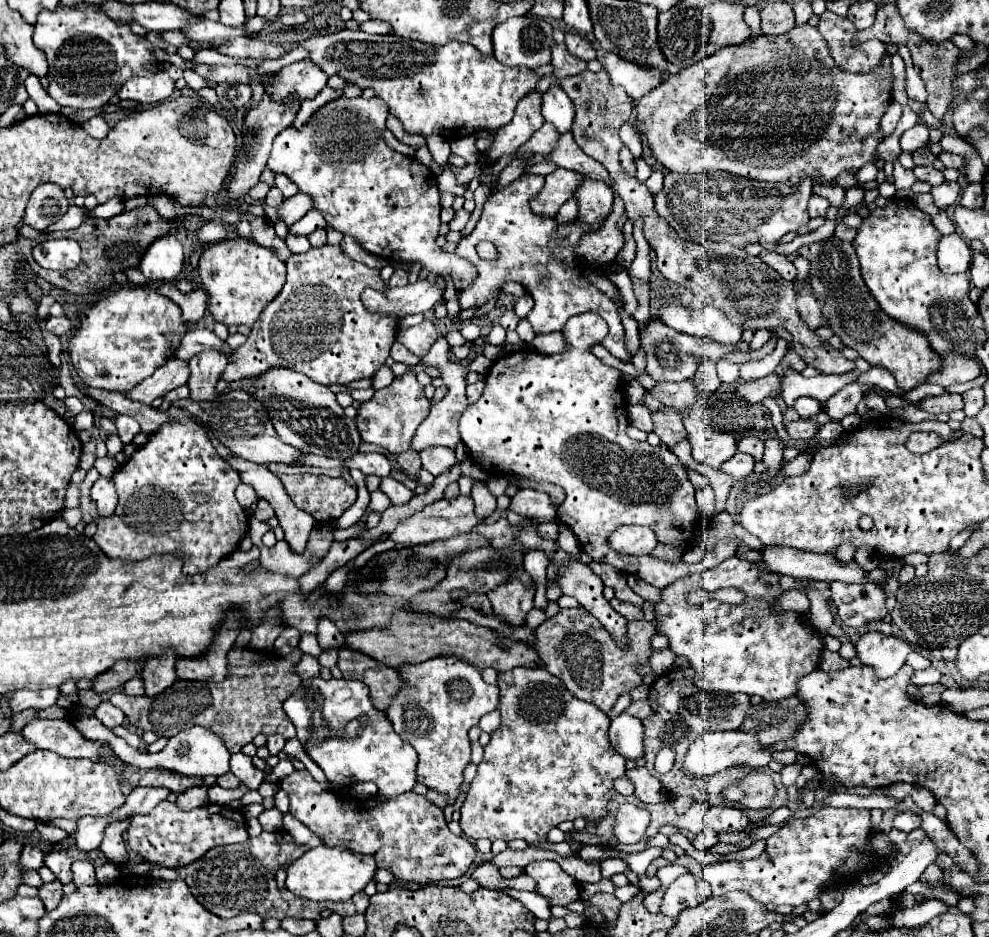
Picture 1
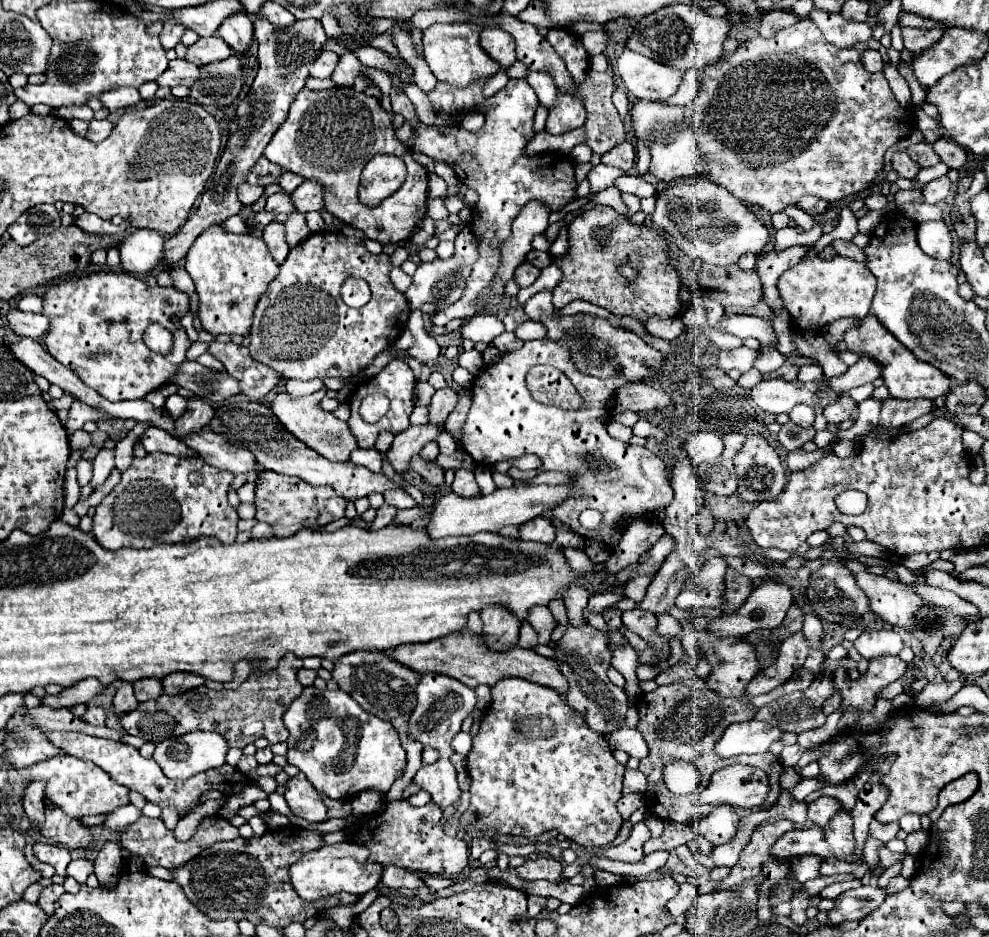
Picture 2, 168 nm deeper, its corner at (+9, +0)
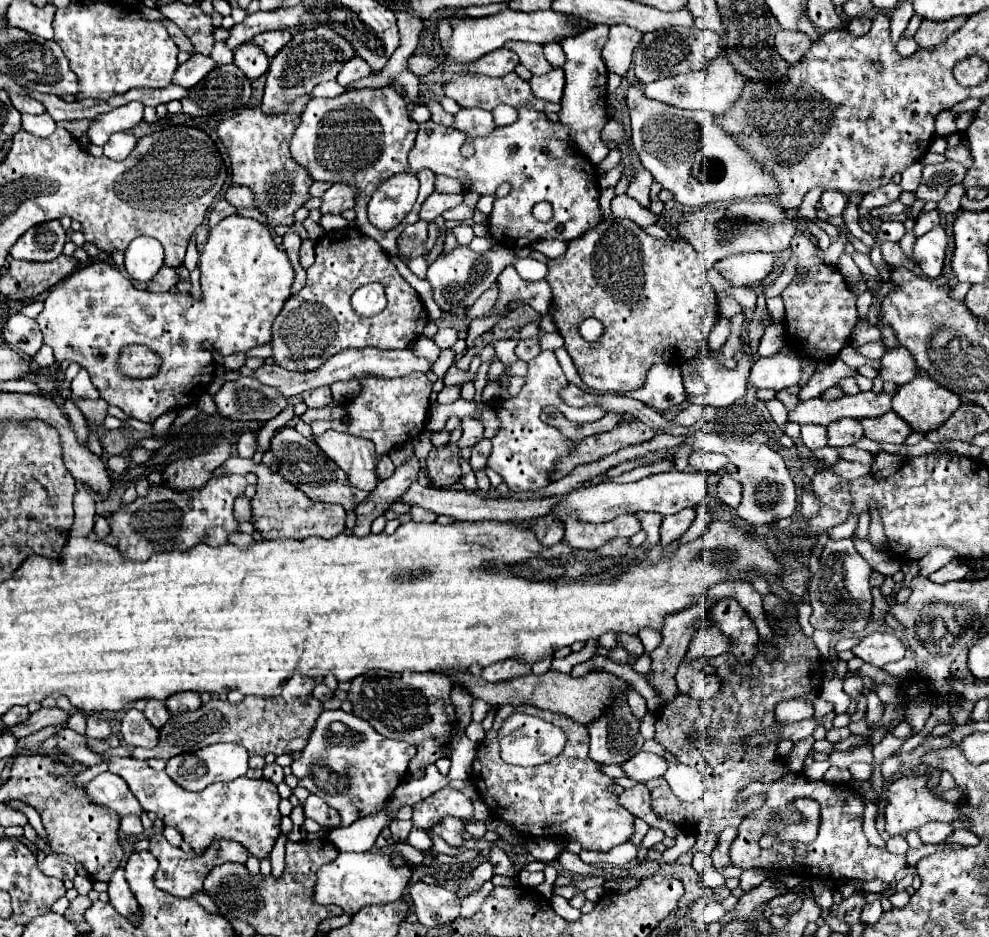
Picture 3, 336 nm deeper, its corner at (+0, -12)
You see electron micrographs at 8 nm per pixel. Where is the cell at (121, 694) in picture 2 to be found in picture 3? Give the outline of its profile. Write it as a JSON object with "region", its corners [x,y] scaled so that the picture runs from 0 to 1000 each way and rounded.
{"region":[[[130,758],[122,768],[124,790],[132,796],[157,798],[161,792],[161,779],[151,773],[151,768],[141,758]]]}

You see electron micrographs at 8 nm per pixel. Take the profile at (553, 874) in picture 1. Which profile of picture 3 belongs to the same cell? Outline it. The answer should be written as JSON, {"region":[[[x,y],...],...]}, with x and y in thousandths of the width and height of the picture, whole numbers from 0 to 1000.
{"region":[[[527,928],[525,931],[525,941],[533,948],[543,948],[547,941],[549,941],[549,931],[533,931],[533,928]]]}

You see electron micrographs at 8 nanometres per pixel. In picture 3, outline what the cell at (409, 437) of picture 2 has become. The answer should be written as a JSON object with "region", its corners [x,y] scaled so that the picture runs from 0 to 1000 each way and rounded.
{"region":[[[414,489],[410,495],[405,495],[399,506],[391,512],[385,512],[381,517],[381,521],[371,529],[369,536],[365,536],[359,542],[361,549],[361,559],[355,566],[357,572],[371,572],[375,568],[375,559],[379,553],[387,551],[397,536],[401,536],[412,521],[416,519],[418,512],[422,512],[426,499],[424,499],[424,491],[422,489]]]}

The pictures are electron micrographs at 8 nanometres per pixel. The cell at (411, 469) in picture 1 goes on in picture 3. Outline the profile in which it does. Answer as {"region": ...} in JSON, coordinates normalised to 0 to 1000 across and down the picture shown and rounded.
{"region":[[[450,474],[444,478],[438,478],[432,487],[432,504],[440,519],[454,521],[466,510],[466,497],[464,497],[466,485],[462,474]]]}

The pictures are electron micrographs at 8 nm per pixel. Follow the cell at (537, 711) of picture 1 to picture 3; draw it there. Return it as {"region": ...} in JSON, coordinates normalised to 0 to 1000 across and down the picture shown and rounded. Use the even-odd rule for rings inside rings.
{"region":[[[507,753],[501,762],[498,777],[492,781],[490,790],[484,794],[482,807],[478,811],[478,835],[494,860],[496,869],[511,875],[533,894],[581,894],[592,907],[616,909],[618,905],[630,901],[640,890],[640,869],[624,858],[624,847],[616,845],[620,830],[612,828],[596,809],[596,783],[594,777],[579,771],[573,764],[551,760],[539,753]],[[521,760],[543,764],[551,771],[561,773],[573,785],[571,798],[565,809],[559,809],[547,818],[515,818],[505,807],[503,779],[509,768]]]}

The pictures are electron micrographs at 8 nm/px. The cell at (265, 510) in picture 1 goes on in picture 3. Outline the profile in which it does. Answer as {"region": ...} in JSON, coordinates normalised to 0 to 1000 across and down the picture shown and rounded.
{"region":[[[242,529],[242,531],[238,534],[238,553],[240,553],[242,557],[254,555],[254,538],[252,538],[252,534],[250,534],[248,529]]]}

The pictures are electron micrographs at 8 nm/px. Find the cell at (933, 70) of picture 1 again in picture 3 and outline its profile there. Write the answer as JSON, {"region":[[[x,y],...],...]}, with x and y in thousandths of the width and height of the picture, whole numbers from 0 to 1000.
{"region":[[[966,17],[964,21],[956,21],[956,23],[943,23],[943,21],[933,21],[925,43],[931,51],[941,51],[947,49],[951,45],[956,45],[966,32],[970,32],[974,28],[974,23],[978,21],[978,17]]]}

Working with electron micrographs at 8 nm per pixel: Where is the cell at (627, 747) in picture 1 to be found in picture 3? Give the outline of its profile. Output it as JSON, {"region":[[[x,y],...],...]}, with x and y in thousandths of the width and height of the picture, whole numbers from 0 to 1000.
{"region":[[[646,803],[644,807],[640,807],[640,811],[632,813],[628,820],[634,830],[642,835],[654,835],[660,830],[668,830],[674,824],[674,811],[664,805]]]}

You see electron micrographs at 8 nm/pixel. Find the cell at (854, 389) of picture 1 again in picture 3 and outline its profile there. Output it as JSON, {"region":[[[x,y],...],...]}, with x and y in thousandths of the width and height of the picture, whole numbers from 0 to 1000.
{"region":[[[852,446],[836,455],[838,461],[838,476],[842,478],[852,478],[852,476],[862,476],[873,467],[871,453],[865,446]]]}

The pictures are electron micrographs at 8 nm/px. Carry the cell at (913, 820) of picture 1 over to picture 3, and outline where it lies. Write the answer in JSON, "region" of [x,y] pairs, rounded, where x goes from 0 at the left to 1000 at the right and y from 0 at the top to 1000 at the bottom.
{"region":[[[939,877],[939,879],[935,879],[935,882],[929,884],[929,894],[935,901],[951,901],[962,890],[964,890],[962,879],[953,879],[953,877]]]}

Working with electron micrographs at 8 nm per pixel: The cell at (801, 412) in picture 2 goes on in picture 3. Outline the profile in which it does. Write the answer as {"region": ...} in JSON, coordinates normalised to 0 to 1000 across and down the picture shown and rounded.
{"region":[[[826,453],[810,455],[810,470],[820,480],[834,478],[836,476],[836,459],[834,459],[834,455],[826,455]]]}

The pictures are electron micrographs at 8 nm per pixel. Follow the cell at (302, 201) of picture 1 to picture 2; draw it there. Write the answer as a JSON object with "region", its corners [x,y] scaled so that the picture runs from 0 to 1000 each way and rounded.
{"region":[[[309,192],[307,196],[303,196],[293,209],[299,226],[326,224],[326,201],[315,192]]]}

